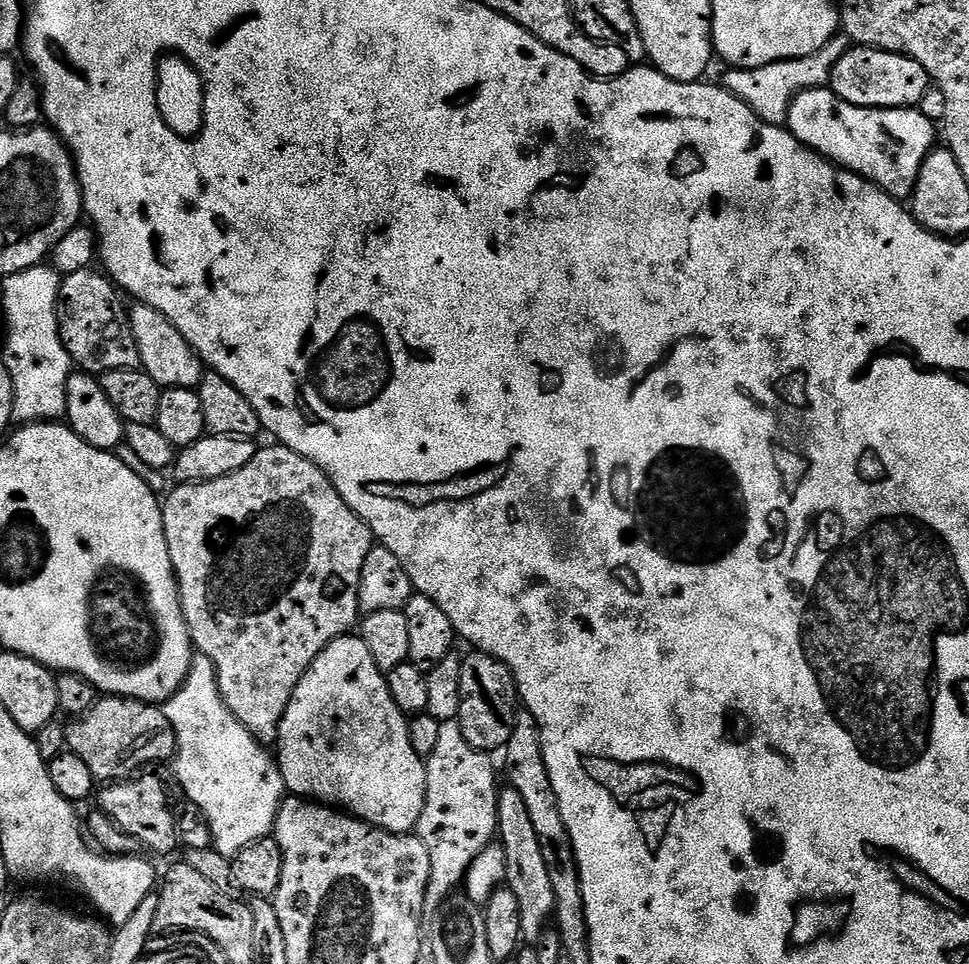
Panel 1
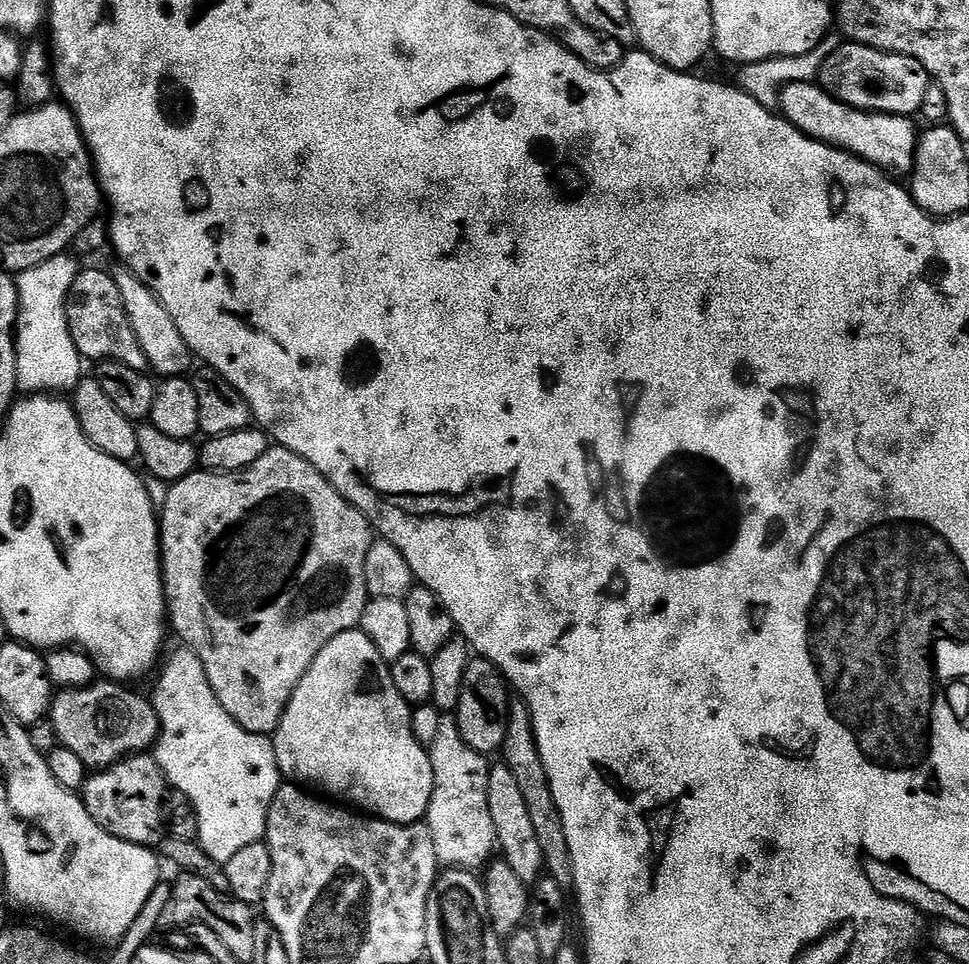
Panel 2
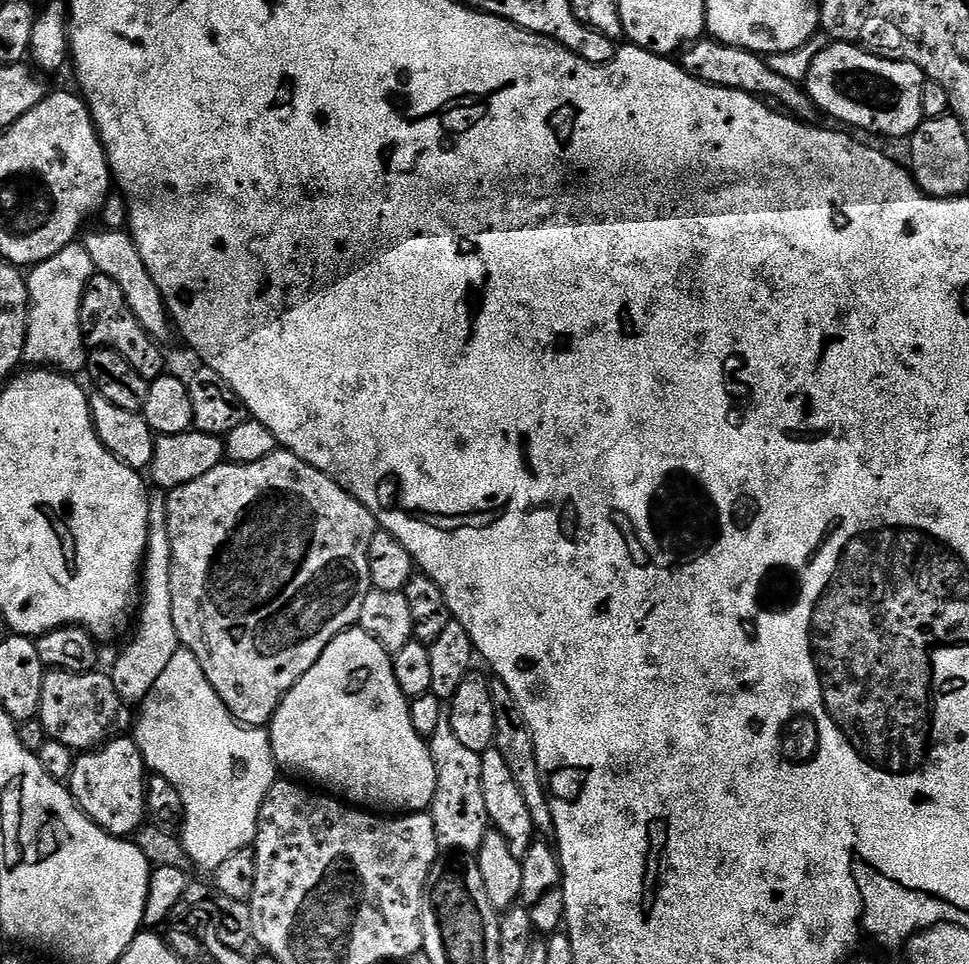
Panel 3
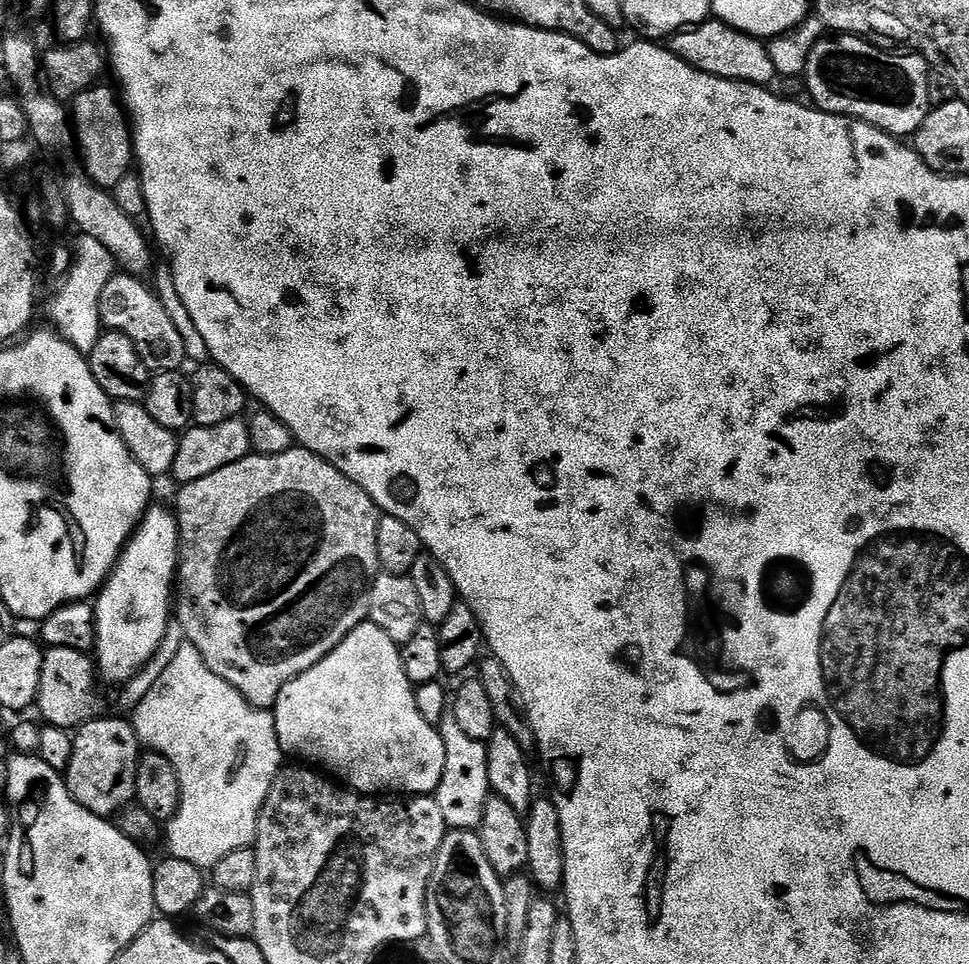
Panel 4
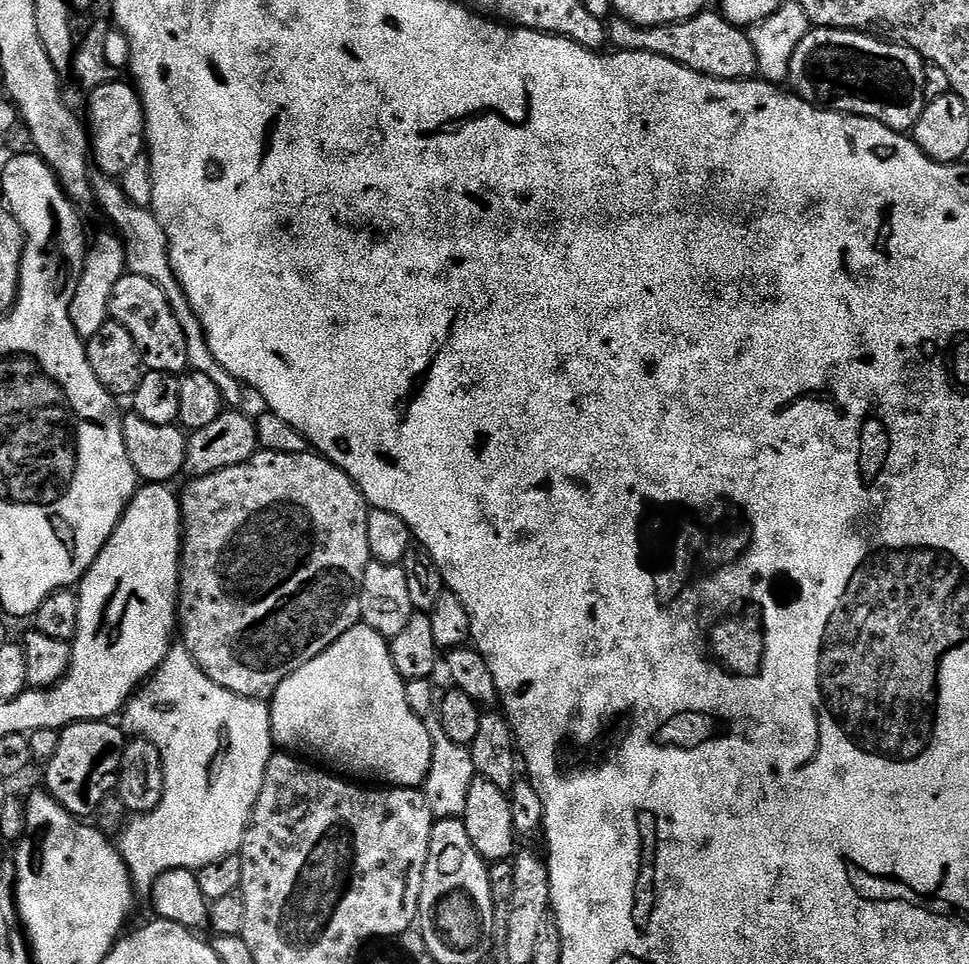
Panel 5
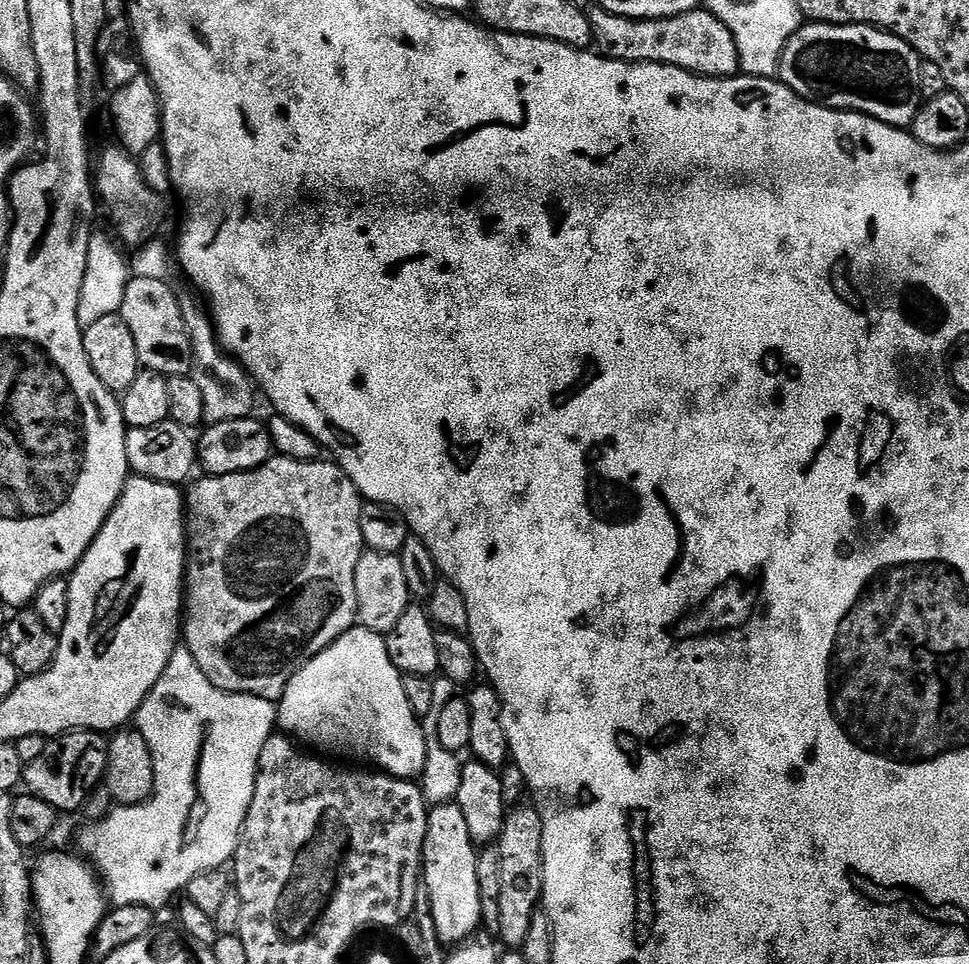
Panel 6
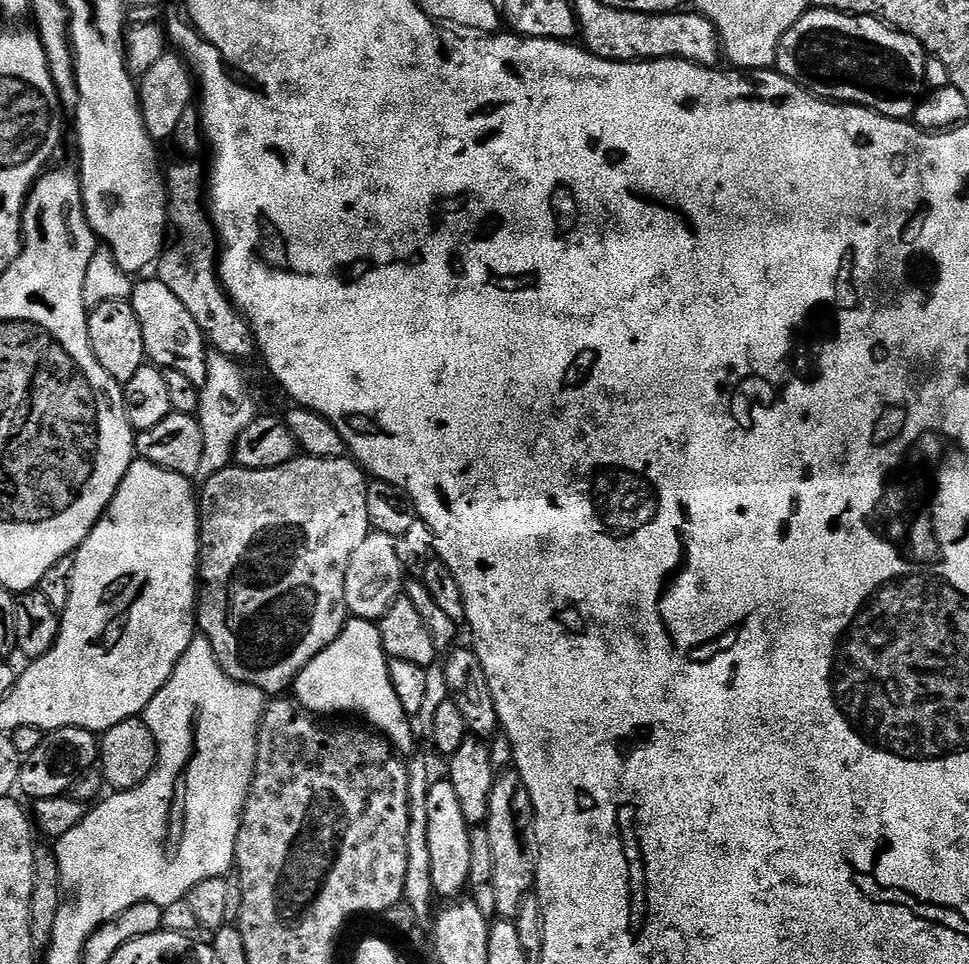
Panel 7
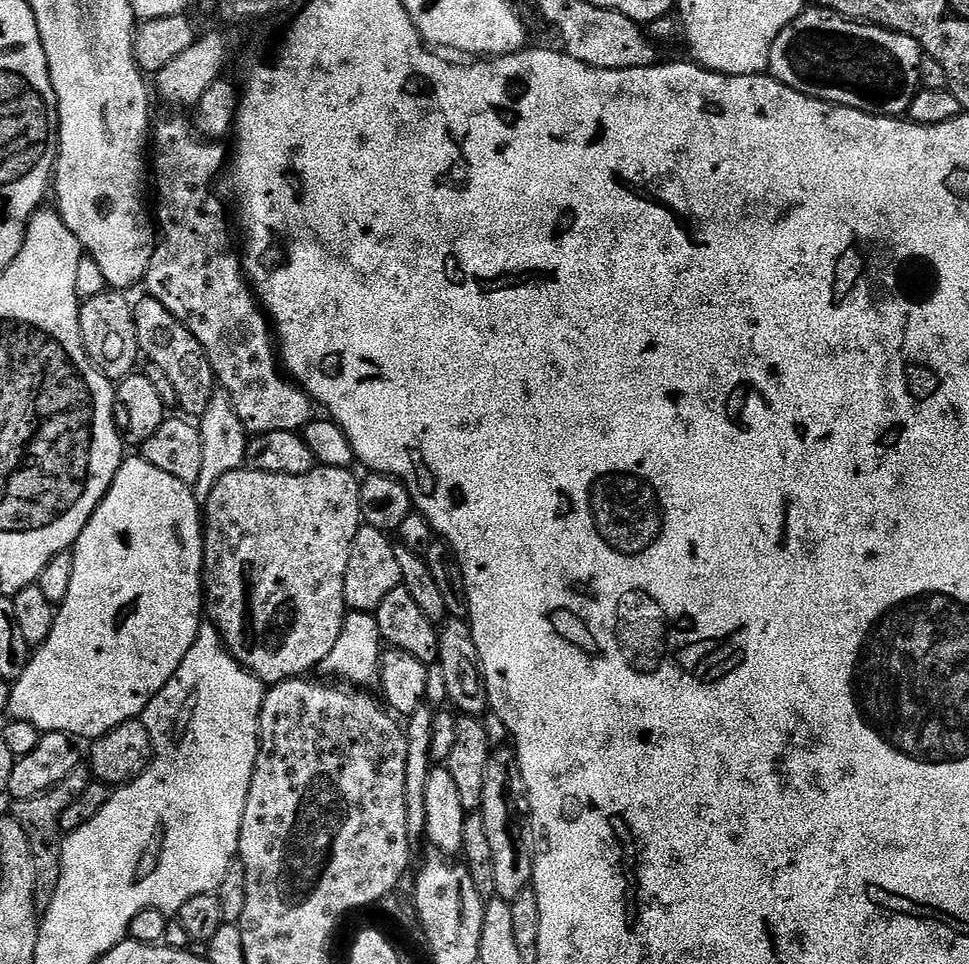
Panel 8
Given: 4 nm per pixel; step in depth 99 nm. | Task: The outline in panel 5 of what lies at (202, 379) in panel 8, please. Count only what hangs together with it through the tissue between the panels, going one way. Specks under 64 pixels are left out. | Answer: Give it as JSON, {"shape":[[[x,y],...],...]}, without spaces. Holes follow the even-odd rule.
{"shape":[[[133,272],[118,278],[114,294],[110,294],[108,315],[115,323],[126,326],[130,338],[134,338],[134,346],[138,346],[138,354],[147,371],[180,374],[188,368],[186,334],[174,316],[166,294],[162,294],[162,290],[155,282],[150,282],[150,278]]]}

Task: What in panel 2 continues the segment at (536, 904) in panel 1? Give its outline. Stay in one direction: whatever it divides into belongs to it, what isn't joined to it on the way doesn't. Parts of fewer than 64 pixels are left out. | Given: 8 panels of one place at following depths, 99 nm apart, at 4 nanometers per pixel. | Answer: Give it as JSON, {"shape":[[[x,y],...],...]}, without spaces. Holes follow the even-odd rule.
{"shape":[[[503,762],[493,763],[488,769],[486,802],[490,802],[490,818],[494,818],[499,855],[510,866],[510,870],[514,870],[518,878],[522,878],[524,884],[535,885],[545,871],[542,845],[538,842],[538,833],[534,830],[526,797],[523,796],[514,774],[510,774],[508,765]]]}

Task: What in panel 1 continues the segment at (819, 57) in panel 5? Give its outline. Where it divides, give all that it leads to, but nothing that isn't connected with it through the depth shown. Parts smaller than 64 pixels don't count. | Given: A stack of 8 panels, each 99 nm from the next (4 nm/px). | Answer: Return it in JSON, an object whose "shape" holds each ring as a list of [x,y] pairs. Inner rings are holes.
{"shape":[[[852,46],[838,62],[832,71],[830,87],[838,98],[850,102],[854,106],[863,108],[916,108],[919,105],[922,94],[930,86],[926,70],[917,60],[904,56],[901,52],[883,52],[880,48],[866,48],[863,46]]]}

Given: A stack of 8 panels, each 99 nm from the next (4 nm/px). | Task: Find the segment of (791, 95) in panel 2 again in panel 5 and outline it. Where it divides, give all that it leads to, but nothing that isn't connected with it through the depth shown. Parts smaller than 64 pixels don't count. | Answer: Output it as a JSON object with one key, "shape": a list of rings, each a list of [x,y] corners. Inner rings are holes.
{"shape":[[[705,10],[691,20],[679,20],[676,24],[659,24],[653,28],[642,28],[623,18],[613,19],[611,23],[607,25],[607,29],[613,49],[658,54],[698,74],[713,76],[715,80],[751,80],[757,75],[751,35],[743,27],[724,19],[719,11]]]}

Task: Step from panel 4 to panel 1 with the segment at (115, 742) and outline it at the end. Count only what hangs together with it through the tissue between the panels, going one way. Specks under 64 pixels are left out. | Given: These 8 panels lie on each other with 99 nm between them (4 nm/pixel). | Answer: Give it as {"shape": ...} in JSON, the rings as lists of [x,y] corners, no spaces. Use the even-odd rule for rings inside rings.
{"shape":[[[144,770],[139,774],[119,782],[108,782],[99,789],[99,811],[110,817],[128,836],[134,837],[152,852],[160,856],[168,856],[175,848],[181,847],[180,835],[176,829],[177,809],[172,809],[172,796],[159,776],[159,771]]]}

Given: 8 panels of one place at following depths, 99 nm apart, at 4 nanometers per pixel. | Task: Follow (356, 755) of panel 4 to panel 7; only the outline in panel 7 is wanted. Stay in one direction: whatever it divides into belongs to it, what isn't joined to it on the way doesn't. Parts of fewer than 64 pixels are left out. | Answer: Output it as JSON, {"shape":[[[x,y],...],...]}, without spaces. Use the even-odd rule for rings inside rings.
{"shape":[[[349,619],[338,638],[300,671],[294,685],[295,699],[320,718],[340,716],[343,712],[361,716],[365,720],[361,721],[378,730],[379,735],[390,741],[397,752],[411,753],[416,744],[416,736],[412,733],[413,721],[404,715],[404,707],[398,700],[390,676],[389,663],[379,627],[370,620]]]}

